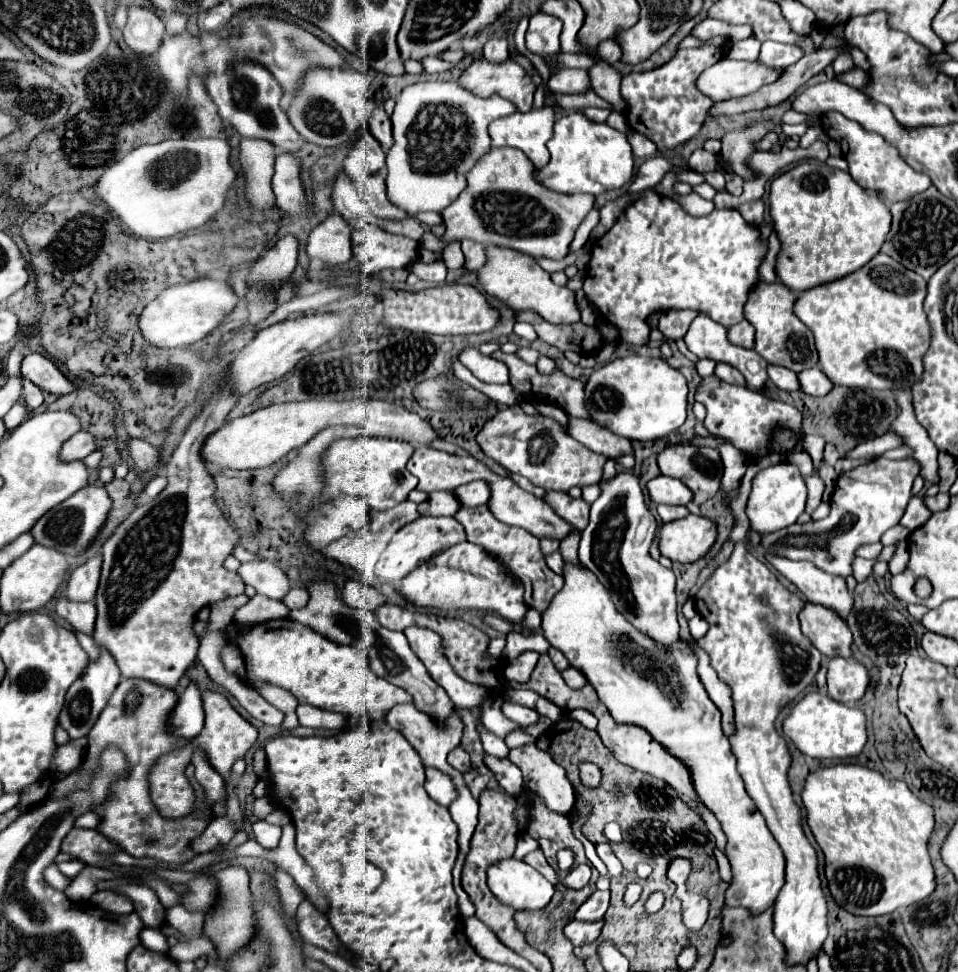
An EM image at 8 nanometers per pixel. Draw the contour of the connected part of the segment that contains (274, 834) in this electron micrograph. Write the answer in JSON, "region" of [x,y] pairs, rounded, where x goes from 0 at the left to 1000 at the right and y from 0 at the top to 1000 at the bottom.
{"region":[[[266,844],[264,846],[264,858],[266,858],[266,864],[270,868],[291,868],[293,850],[281,848],[277,844]]]}

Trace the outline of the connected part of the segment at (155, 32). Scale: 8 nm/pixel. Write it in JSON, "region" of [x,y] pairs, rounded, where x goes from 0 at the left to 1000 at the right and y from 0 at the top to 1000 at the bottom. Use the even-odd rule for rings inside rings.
{"region":[[[135,6],[135,19],[128,29],[128,39],[133,47],[141,53],[162,56],[168,39],[172,35],[172,25],[166,16],[149,6]]]}

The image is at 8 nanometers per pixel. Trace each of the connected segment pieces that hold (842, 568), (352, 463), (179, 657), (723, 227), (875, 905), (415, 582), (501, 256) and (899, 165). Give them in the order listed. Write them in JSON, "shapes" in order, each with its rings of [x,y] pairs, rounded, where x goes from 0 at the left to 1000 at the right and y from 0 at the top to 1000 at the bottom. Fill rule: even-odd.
{"shapes":[[[[913,471],[907,477],[901,477],[892,484],[878,488],[870,506],[872,512],[867,512],[867,527],[863,533],[842,539],[830,537],[817,545],[805,547],[796,551],[794,562],[801,568],[813,568],[815,572],[822,572],[826,576],[847,576],[861,588],[884,595],[888,591],[888,578],[892,574],[892,566],[901,560],[918,558],[918,553],[926,543],[938,539],[945,521],[951,512],[953,494],[959,490],[953,488],[951,484],[953,475],[957,473]]],[[[375,449],[364,453],[350,453],[337,467],[339,504],[333,514],[346,514],[356,508],[375,510],[385,516],[389,525],[404,525],[425,514],[427,506],[435,500],[433,490],[425,486],[423,477],[431,467],[431,459],[419,453]]],[[[249,337],[247,344],[231,356],[227,383],[218,393],[214,412],[195,438],[191,453],[174,473],[174,502],[162,514],[143,521],[108,560],[97,658],[118,675],[128,698],[149,698],[164,706],[185,710],[187,698],[206,675],[208,660],[201,650],[206,630],[222,619],[249,613],[256,607],[252,593],[233,584],[249,551],[222,512],[224,496],[210,469],[210,461],[214,453],[235,436],[237,426],[249,412],[247,403],[233,401],[239,381],[237,364],[249,362],[266,346],[268,342]]],[[[673,195],[669,198],[669,202],[657,210],[650,220],[644,224],[644,228],[640,230],[640,235],[623,247],[621,255],[617,257],[617,267],[615,267],[615,276],[611,280],[611,292],[609,292],[609,300],[611,300],[611,307],[615,309],[617,315],[621,315],[625,319],[625,323],[638,331],[640,335],[644,335],[646,340],[646,346],[648,346],[648,352],[654,352],[654,354],[661,354],[661,356],[673,356],[677,352],[677,333],[673,331],[675,325],[680,321],[690,321],[690,319],[700,319],[700,317],[717,317],[717,319],[725,319],[725,321],[738,321],[746,331],[763,337],[765,333],[771,333],[778,325],[776,325],[776,315],[780,311],[780,305],[784,300],[786,294],[792,292],[792,274],[796,270],[801,261],[801,247],[794,247],[794,239],[788,230],[782,230],[776,226],[776,222],[769,218],[769,216],[744,216],[742,220],[738,222],[732,222],[732,224],[725,224],[721,220],[717,220],[713,216],[713,212],[709,208],[705,208],[703,204],[696,204],[696,202],[688,202],[686,198],[682,195]]],[[[874,786],[874,788],[857,790],[857,792],[849,794],[849,796],[844,796],[836,821],[838,821],[838,827],[842,831],[842,848],[844,848],[847,856],[849,856],[849,860],[851,860],[853,868],[861,877],[861,887],[863,887],[861,889],[861,901],[863,901],[863,907],[865,907],[867,922],[872,924],[872,928],[878,934],[882,934],[884,938],[895,940],[895,942],[922,942],[922,940],[934,938],[941,932],[951,932],[951,930],[955,930],[959,926],[966,926],[976,916],[976,895],[974,895],[972,881],[970,881],[970,862],[972,862],[974,852],[976,852],[976,835],[968,825],[959,823],[949,813],[947,807],[943,807],[938,802],[926,802],[920,794],[903,790],[903,788],[897,788],[897,786]]],[[[481,558],[469,566],[442,578],[429,591],[412,599],[412,607],[431,623],[437,626],[458,626],[458,628],[502,628],[517,630],[523,636],[538,640],[538,648],[543,652],[554,652],[545,646],[544,640],[552,624],[546,617],[546,603],[538,595],[531,595],[519,576],[513,576],[508,568],[500,566],[498,560]]],[[[508,253],[508,272],[498,278],[502,294],[508,302],[525,309],[535,319],[554,319],[575,333],[600,333],[604,331],[604,319],[600,302],[588,294],[575,290],[573,282],[554,265],[531,255]]],[[[863,115],[861,123],[874,136],[876,150],[880,154],[880,163],[886,167],[886,179],[890,181],[890,185],[899,193],[915,198],[922,208],[934,210],[938,206],[949,206],[951,202],[966,198],[966,193],[972,191],[970,181],[963,181],[961,177],[955,177],[951,171],[947,171],[947,167],[938,160],[938,156],[934,156],[934,152],[930,152],[920,140],[901,136],[897,128],[884,123],[882,119],[876,119],[876,115]]]]}

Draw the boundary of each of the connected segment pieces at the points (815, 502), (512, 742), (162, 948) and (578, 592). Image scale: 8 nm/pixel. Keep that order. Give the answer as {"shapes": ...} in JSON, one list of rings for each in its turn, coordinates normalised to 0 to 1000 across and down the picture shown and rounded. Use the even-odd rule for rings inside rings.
{"shapes":[[[[847,490],[847,492],[842,492],[842,502],[844,502],[844,512],[842,512],[840,527],[847,529],[855,521],[855,516],[857,516],[857,508],[859,508],[861,498],[859,498],[859,494],[855,490]]],[[[535,751],[535,753],[531,753],[531,755],[527,757],[527,765],[529,765],[531,770],[542,770],[542,767],[552,765],[552,763],[558,763],[558,759],[552,757],[552,755],[546,753],[546,751]]],[[[149,955],[149,957],[147,957],[147,971],[149,971],[151,975],[166,977],[166,979],[174,979],[174,977],[176,977],[172,963],[170,963],[166,957],[162,957],[162,955]]],[[[590,578],[588,593],[590,603],[579,611],[567,632],[565,646],[569,656],[575,665],[584,667],[590,673],[596,685],[604,687],[613,695],[613,700],[623,710],[625,720],[634,726],[644,743],[667,745],[669,749],[675,749],[675,753],[680,753],[684,761],[692,763],[692,767],[703,778],[709,778],[709,782],[713,782],[721,790],[728,817],[748,840],[755,856],[759,858],[759,883],[763,887],[765,907],[759,914],[757,930],[784,934],[786,940],[796,938],[809,928],[813,914],[817,912],[819,883],[796,840],[792,840],[792,833],[778,815],[776,802],[767,788],[763,765],[753,751],[753,733],[746,724],[742,724],[725,691],[728,679],[723,671],[721,679],[705,685],[713,716],[707,722],[700,722],[696,708],[692,708],[684,700],[667,698],[663,689],[650,679],[652,669],[648,663],[648,654],[652,654],[661,667],[669,667],[673,675],[682,675],[688,679],[696,677],[692,665],[680,658],[675,652],[667,650],[654,640],[648,630],[644,630],[642,621],[636,615],[636,609],[615,584]]]]}

